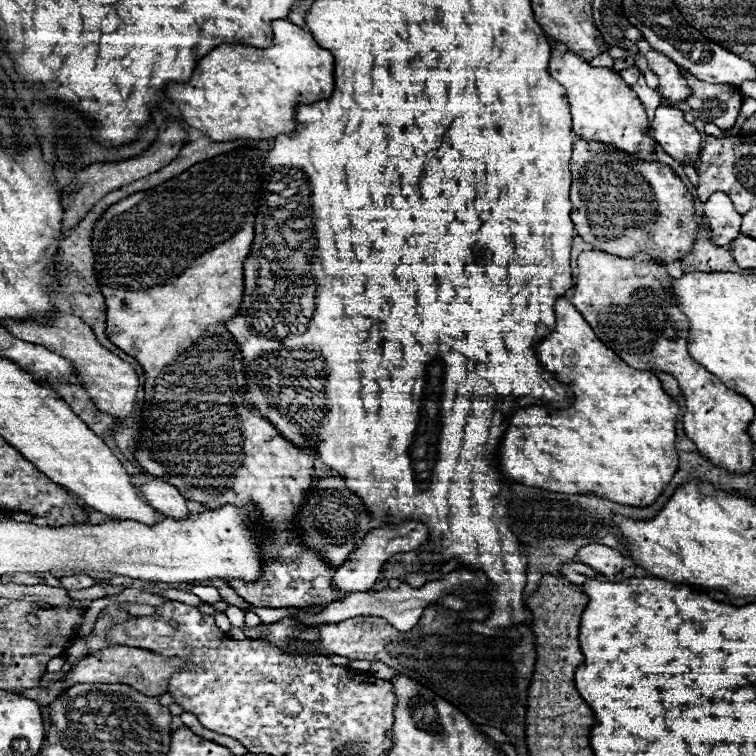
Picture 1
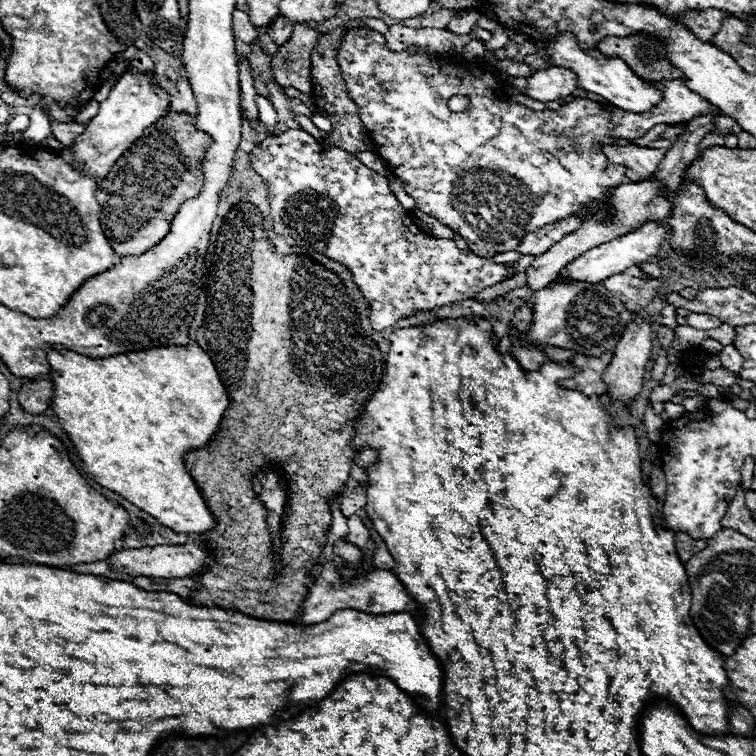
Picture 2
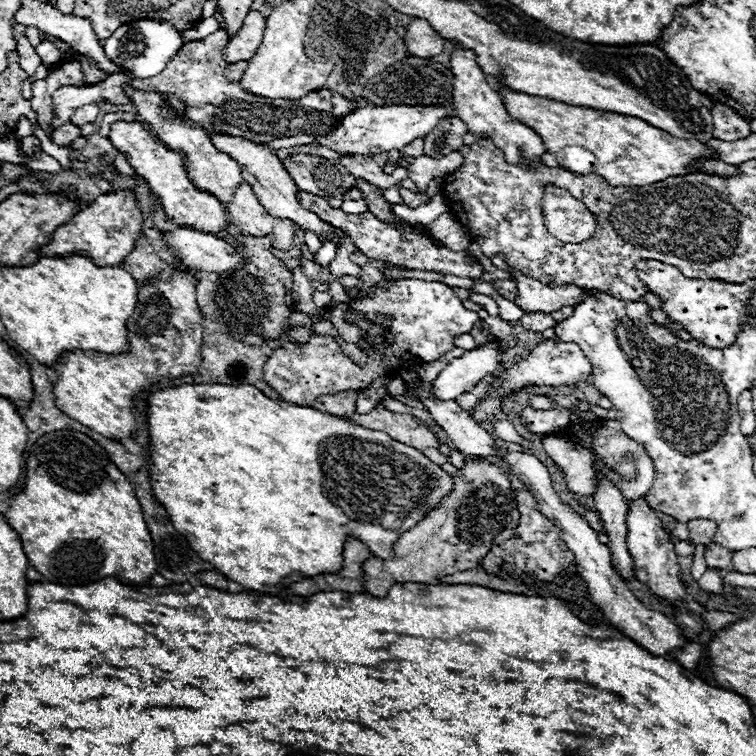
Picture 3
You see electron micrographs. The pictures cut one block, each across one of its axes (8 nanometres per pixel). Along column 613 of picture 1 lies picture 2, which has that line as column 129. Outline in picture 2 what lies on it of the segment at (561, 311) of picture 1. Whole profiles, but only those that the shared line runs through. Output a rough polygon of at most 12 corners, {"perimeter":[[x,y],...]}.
{"perimeter":[[198,346],[46,348],[94,482],[216,526],[184,466],[230,404]]}

